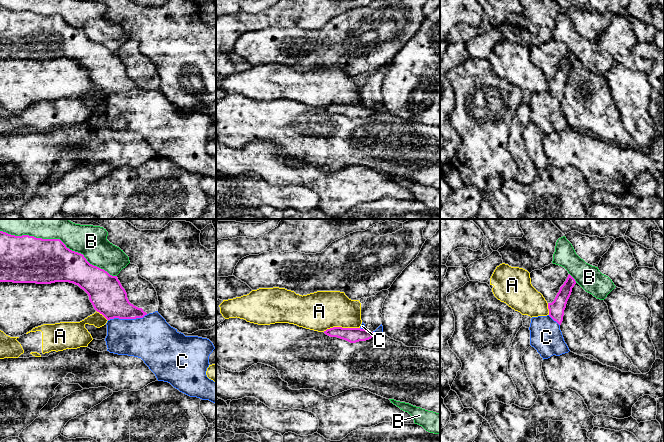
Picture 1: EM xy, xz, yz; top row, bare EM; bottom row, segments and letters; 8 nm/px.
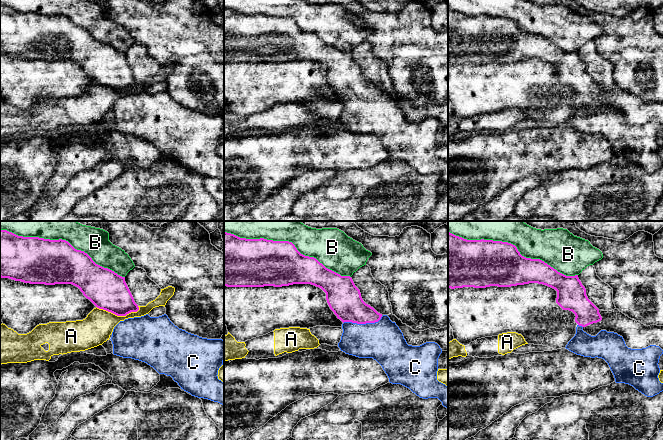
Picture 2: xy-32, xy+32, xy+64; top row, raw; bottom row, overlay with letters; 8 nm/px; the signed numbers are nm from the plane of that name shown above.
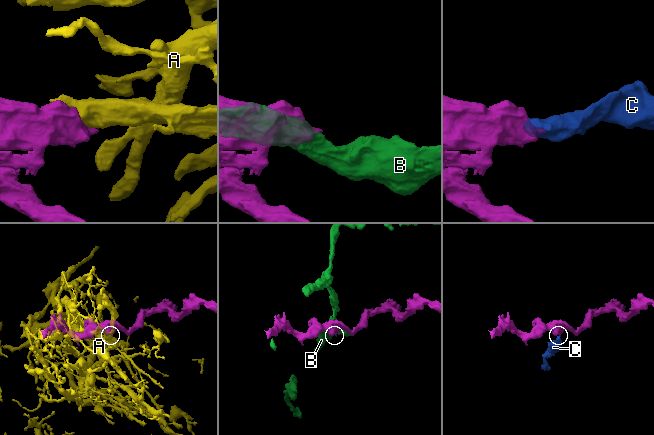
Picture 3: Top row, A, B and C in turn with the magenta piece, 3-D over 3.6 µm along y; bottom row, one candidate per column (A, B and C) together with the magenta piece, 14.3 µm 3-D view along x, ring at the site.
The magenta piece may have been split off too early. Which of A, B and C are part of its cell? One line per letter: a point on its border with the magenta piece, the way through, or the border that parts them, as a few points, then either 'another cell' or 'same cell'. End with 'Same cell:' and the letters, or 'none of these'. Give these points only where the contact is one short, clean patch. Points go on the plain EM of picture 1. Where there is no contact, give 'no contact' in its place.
A: contact xz (341, 103); another cell
B: contact xy (59, 15); another cell
C: contact xy (127, 94); way xy (108, 73), (127, 94), (151, 114); same cell
Same cell: C

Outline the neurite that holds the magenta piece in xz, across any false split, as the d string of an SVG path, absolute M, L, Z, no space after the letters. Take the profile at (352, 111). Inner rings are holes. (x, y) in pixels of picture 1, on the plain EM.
M363 98L359 104L333 103L327 105L324 109L330 113L337 113L350 119L366 117L371 115L374 111L379 112L384 110L382 100L375 107L371 108L365 105L365 100Z

